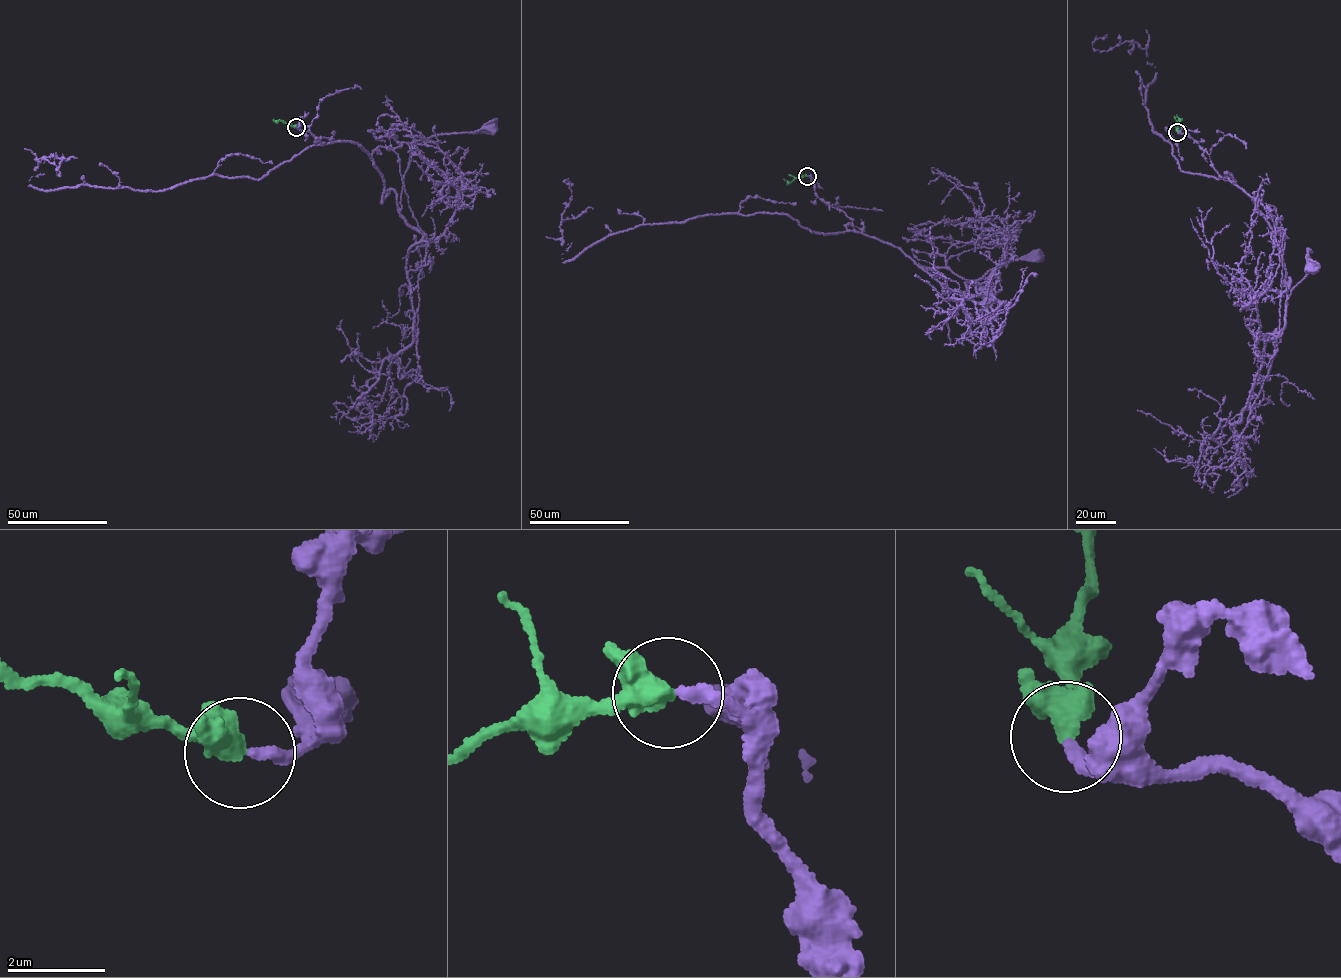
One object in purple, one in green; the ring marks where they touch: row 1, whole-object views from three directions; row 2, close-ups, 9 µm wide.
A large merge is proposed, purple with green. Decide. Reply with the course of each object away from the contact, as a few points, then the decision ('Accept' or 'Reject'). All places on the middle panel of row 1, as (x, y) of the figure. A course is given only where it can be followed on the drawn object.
Course of purple: (808, 176), (815, 194), (841, 210), (855, 230), (898, 248), (944, 292), (967, 296), (966, 283), (1037, 253). Course of green: (807, 176), (791, 182), (784, 178). Accept

